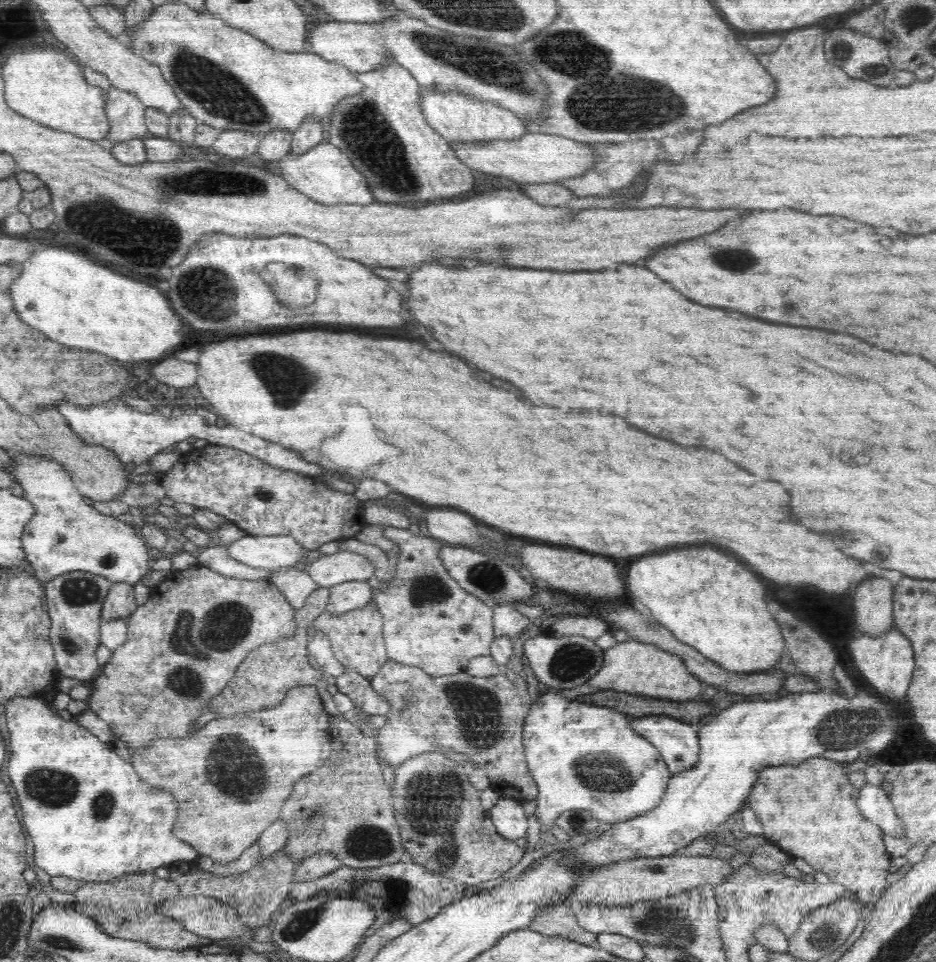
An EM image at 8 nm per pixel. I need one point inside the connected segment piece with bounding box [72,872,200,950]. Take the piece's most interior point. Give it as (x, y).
(125, 908)

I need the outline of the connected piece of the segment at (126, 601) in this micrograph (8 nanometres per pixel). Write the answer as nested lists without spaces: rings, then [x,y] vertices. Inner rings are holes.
[[[125,582],[113,583],[103,602],[102,620],[130,616],[138,607],[134,600],[134,585]]]

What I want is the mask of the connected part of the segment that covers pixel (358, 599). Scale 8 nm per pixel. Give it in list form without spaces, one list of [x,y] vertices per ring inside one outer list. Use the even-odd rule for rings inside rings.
[[[350,581],[329,587],[330,598],[326,611],[330,615],[341,615],[362,608],[372,601],[372,586],[369,581]]]

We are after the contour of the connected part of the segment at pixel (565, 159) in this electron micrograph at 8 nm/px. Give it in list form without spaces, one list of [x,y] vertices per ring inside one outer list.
[[[527,132],[516,140],[491,141],[450,141],[448,145],[456,152],[456,157],[472,170],[494,176],[504,176],[524,182],[549,183],[580,178],[584,172],[592,170],[592,165],[598,162],[598,157],[586,144],[569,138],[560,138],[554,134],[538,134]]]

